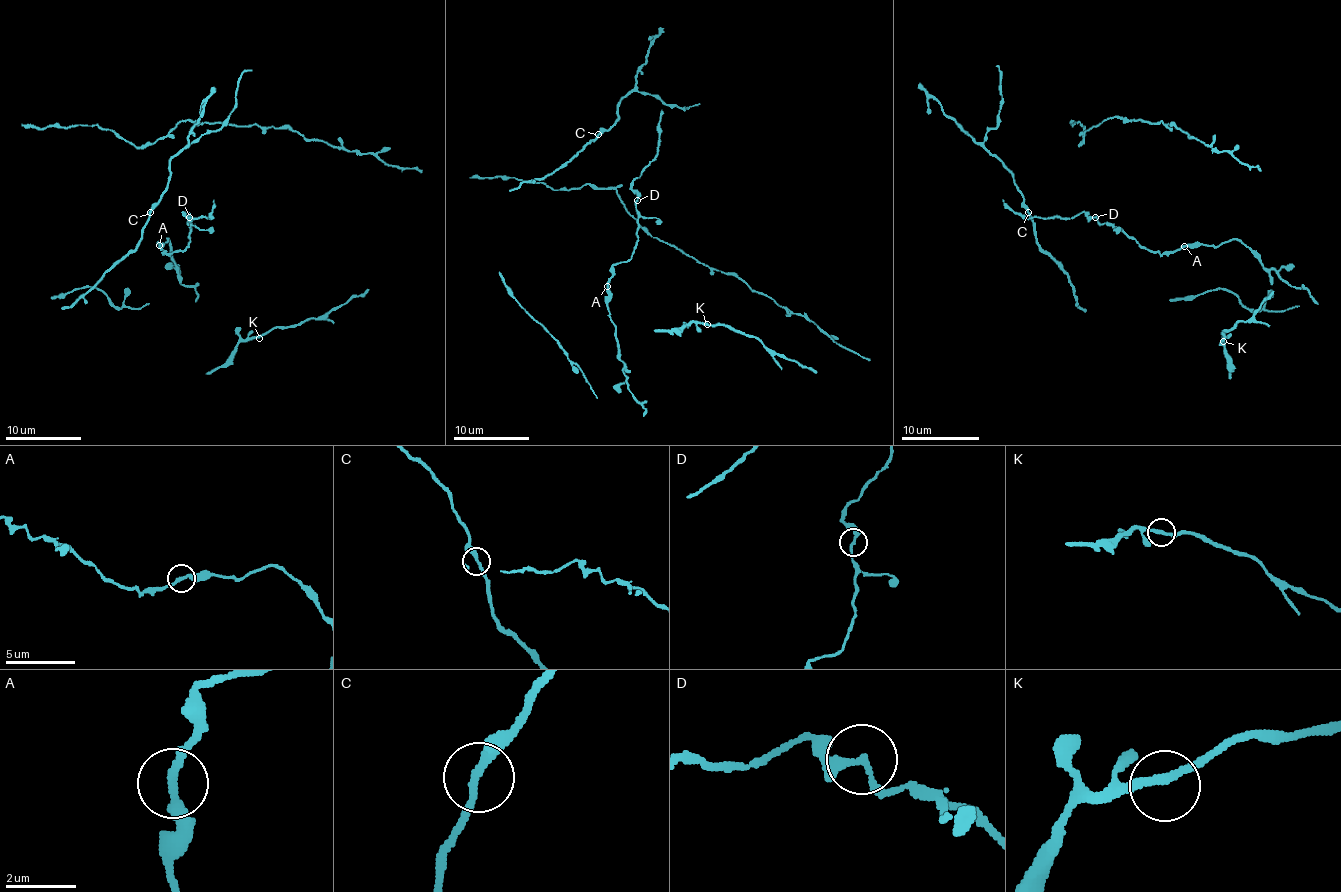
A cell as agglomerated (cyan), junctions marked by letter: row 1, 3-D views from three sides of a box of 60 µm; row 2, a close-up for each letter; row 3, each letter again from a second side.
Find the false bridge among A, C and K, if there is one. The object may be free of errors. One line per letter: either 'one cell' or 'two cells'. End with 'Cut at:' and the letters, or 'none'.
A: one cell
C: one cell
K: one cell
Cut at: none

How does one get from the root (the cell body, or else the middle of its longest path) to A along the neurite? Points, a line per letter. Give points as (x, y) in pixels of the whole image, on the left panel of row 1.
A: (190, 228), (190, 241), (183, 250), (167, 252), (160, 245)

